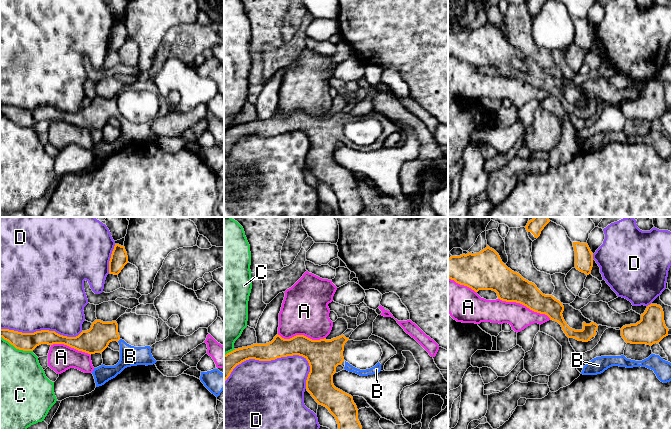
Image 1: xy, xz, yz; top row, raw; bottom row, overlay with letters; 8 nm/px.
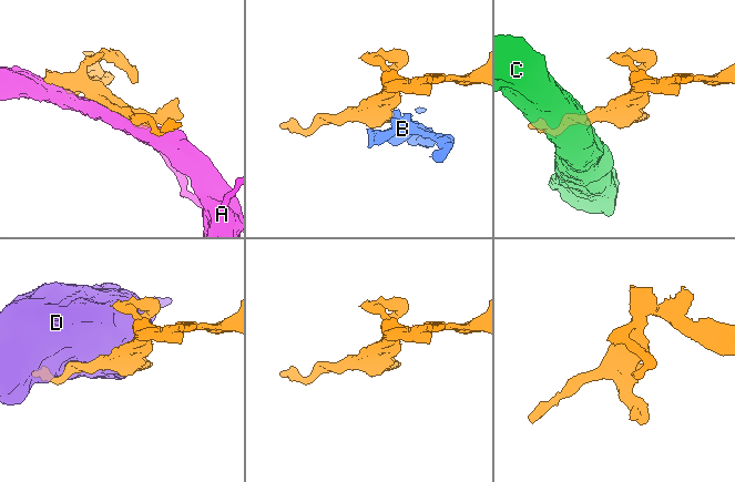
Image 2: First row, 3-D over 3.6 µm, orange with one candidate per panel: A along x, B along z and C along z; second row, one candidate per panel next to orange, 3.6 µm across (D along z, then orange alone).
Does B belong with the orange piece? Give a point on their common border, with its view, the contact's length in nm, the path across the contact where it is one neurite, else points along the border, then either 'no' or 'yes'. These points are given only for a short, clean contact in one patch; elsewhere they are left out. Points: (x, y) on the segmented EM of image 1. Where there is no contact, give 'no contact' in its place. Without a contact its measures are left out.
meets orange in xy at (118, 340); contact 40 nm long; runs through xy (95, 340), (118, 340), (130, 356); yes

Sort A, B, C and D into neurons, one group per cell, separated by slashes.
A / B / C / D

